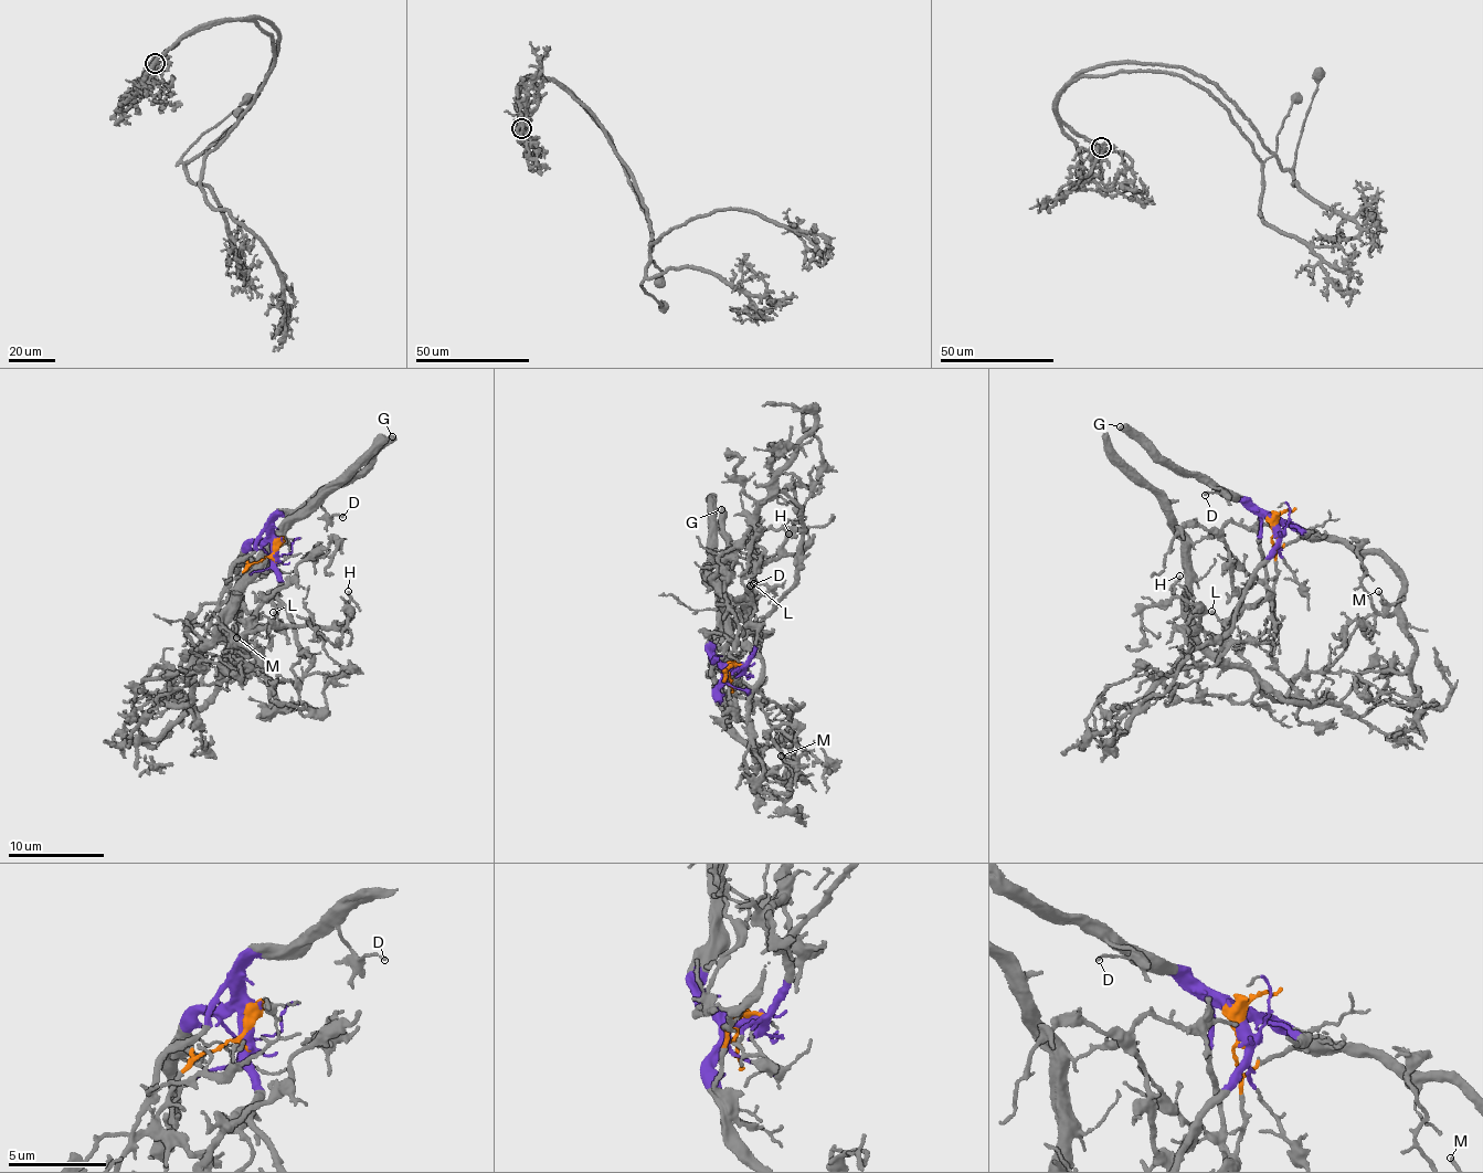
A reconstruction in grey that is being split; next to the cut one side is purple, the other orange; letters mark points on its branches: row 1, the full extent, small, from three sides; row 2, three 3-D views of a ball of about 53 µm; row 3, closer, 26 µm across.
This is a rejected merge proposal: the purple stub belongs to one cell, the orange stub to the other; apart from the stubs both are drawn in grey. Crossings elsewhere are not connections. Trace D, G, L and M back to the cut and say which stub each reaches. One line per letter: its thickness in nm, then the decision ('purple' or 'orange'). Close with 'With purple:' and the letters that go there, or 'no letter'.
D: 110 nm thick; purple
G: 500 nm thick; purple
L: 120 nm thick; orange
M: 180 nm thick; purple
With purple: D, G, M

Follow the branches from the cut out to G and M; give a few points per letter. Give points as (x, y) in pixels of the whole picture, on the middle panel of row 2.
G: (733, 667), (711, 651), (719, 567), (726, 546), (721, 509)
M: (733, 667), (719, 689), (726, 729), (782, 782), (788, 778), (788, 761), (782, 754)

